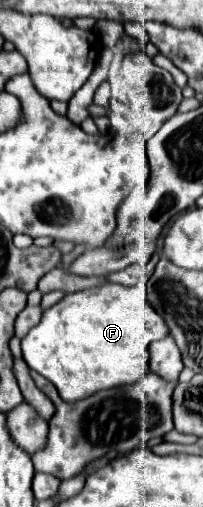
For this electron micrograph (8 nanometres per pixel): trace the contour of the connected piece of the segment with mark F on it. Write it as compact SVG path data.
M102 284L96 288L66 294L58 304L48 308L38 326L34 326L22 340L22 356L26 364L48 378L66 402L88 398L100 390L136 384L150 370L150 342L162 340L168 334L166 322L148 304L146 286Z

